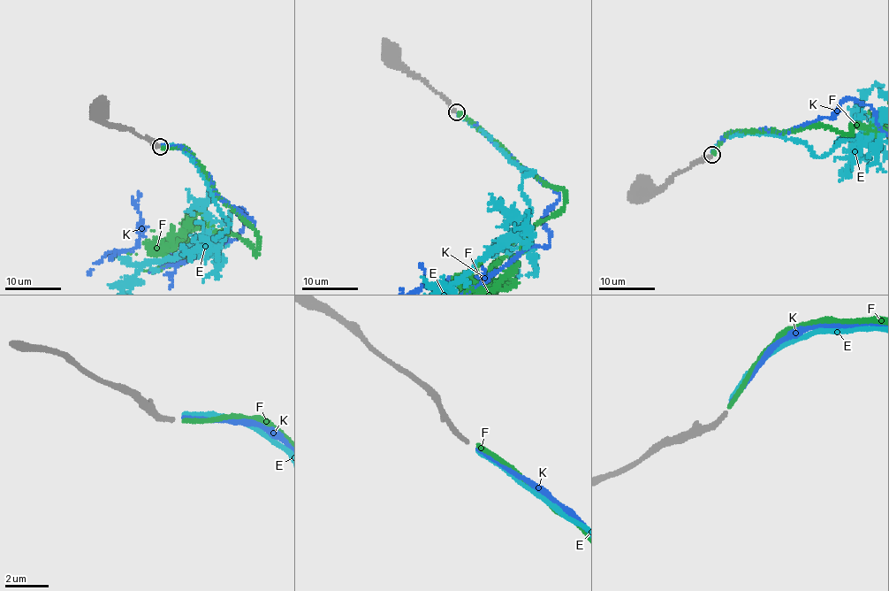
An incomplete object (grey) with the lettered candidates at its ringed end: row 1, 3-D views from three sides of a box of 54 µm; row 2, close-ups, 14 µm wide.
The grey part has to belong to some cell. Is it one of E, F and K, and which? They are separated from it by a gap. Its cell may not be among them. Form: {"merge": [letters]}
{"merge": ["F"]}

